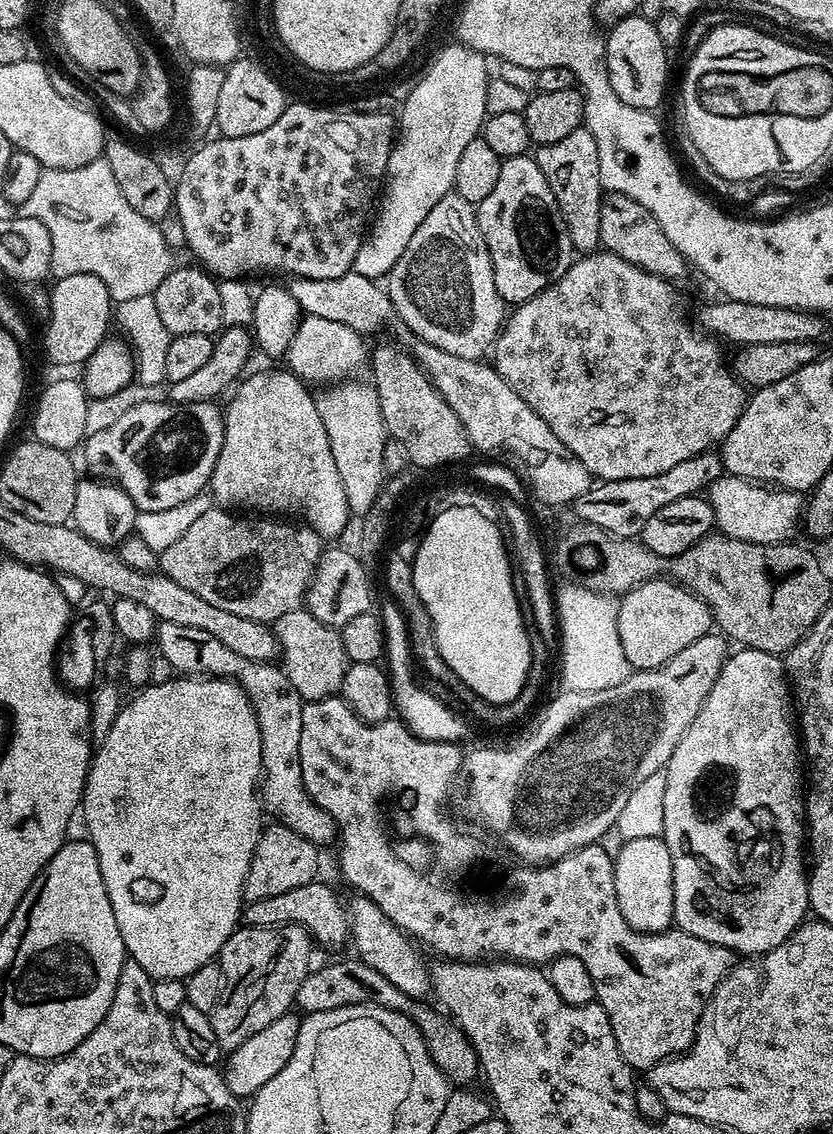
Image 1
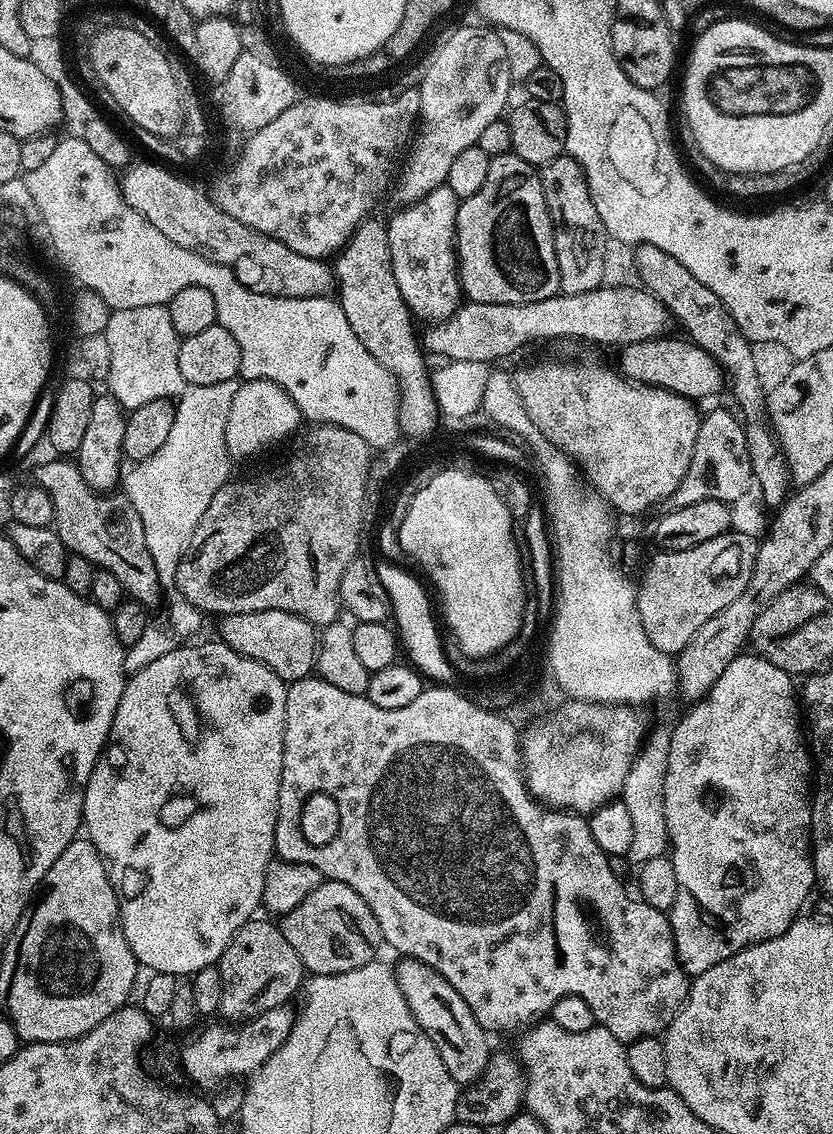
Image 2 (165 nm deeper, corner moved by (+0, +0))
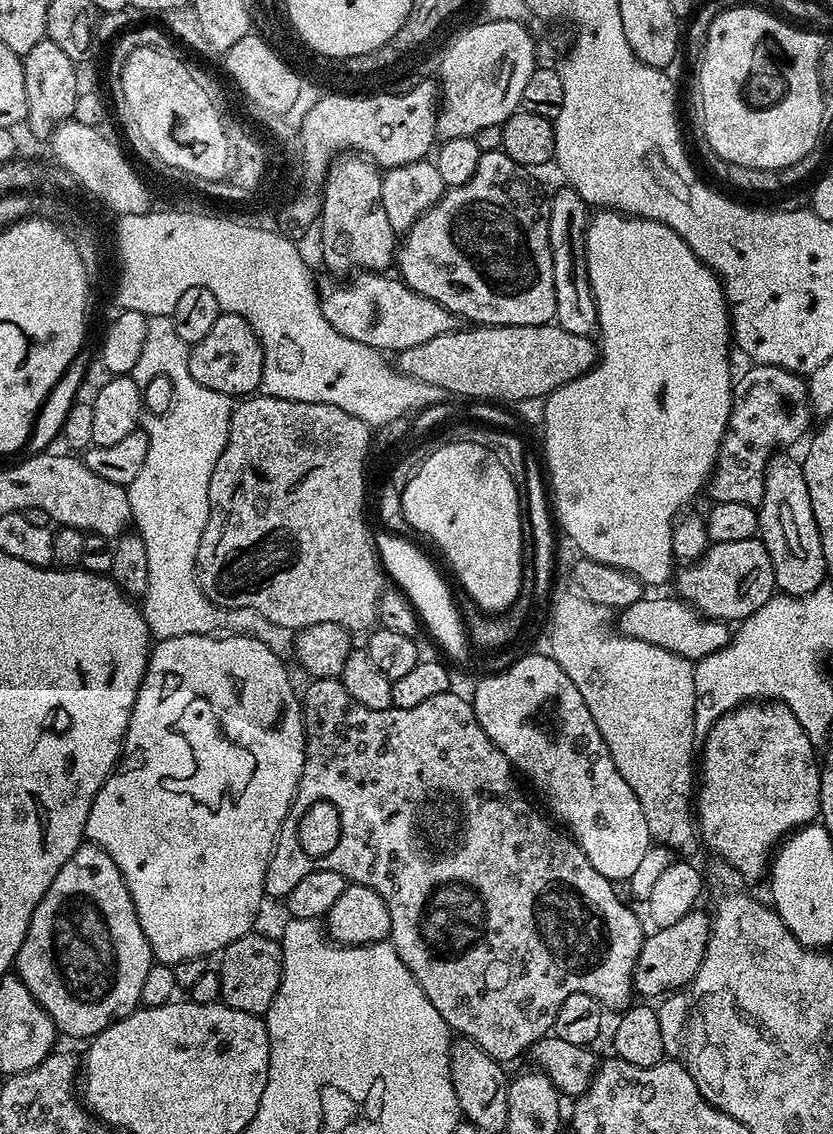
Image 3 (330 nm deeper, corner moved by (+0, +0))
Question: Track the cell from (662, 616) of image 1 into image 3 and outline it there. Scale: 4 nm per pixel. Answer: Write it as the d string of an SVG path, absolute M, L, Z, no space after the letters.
M759 538L712 544L700 559L682 568L674 576L679 599L710 620L745 620L777 591L770 554Z

